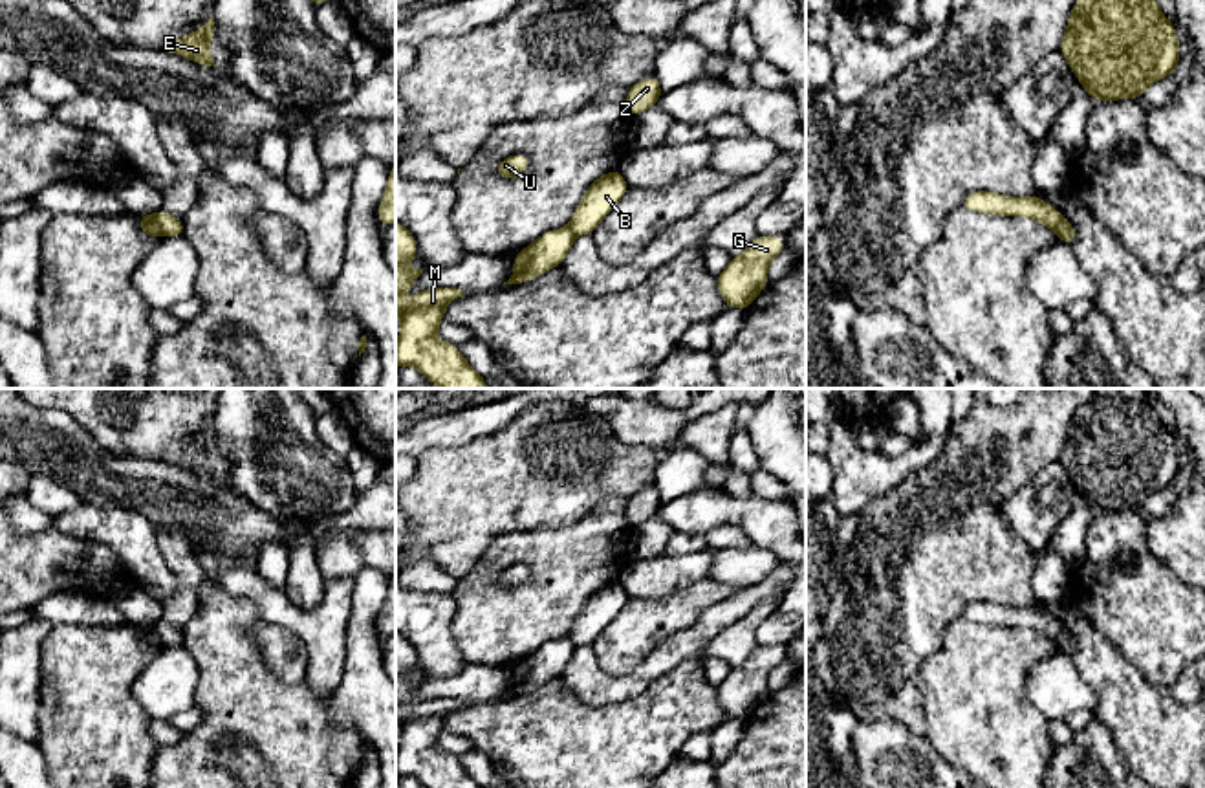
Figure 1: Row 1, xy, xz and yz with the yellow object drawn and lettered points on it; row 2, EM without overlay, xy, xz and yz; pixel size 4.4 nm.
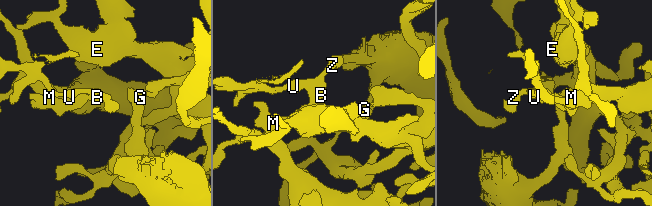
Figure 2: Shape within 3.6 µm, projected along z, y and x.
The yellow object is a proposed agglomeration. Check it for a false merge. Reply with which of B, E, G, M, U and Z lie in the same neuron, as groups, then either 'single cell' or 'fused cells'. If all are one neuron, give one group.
groups B U Z / E G M; fused cells

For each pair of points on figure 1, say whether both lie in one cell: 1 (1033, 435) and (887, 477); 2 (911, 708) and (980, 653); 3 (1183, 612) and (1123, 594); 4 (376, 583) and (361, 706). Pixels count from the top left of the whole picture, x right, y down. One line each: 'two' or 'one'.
1: two
2: two
3: one
4: one

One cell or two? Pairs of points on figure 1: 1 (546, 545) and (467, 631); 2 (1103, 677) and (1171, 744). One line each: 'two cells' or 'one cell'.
1: one cell
2: one cell

